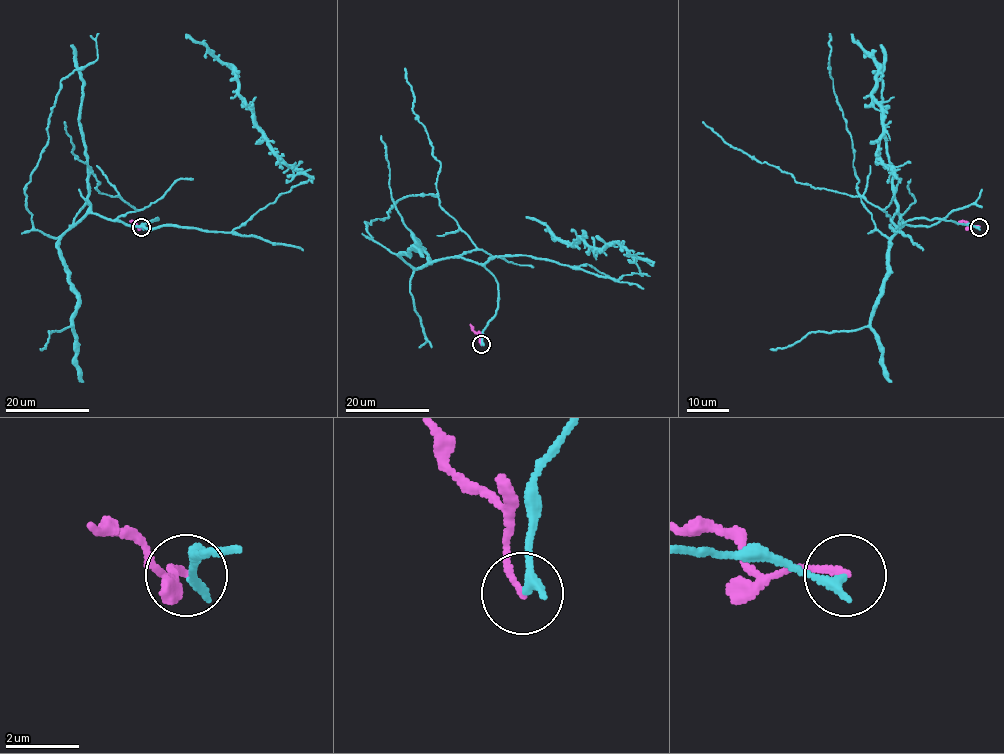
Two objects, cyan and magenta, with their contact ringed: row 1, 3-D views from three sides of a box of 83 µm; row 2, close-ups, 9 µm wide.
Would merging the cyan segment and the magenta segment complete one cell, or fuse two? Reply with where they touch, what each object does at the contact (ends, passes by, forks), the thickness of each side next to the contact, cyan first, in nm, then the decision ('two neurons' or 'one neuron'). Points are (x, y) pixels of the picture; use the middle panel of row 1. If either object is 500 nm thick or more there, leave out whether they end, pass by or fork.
at (481, 344); cyan ends there; magenta ends there; 280 nm thick on the cyan side, 180 nm on the other; two neurons

